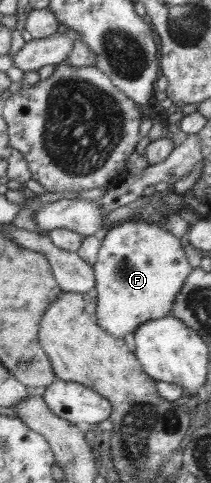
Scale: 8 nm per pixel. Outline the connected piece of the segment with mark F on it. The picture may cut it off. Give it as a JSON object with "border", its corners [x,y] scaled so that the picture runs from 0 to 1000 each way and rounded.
{"border":[[[616,453],[512,472],[441,557],[460,669],[540,700],[588,700],[706,663],[815,654],[829,617],[915,555],[853,495],[735,464]]]}

